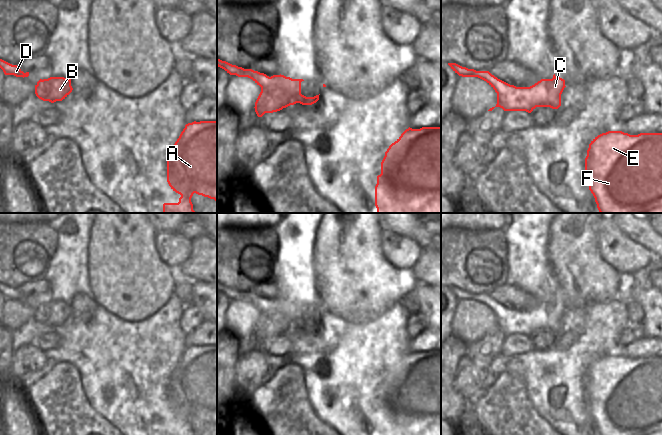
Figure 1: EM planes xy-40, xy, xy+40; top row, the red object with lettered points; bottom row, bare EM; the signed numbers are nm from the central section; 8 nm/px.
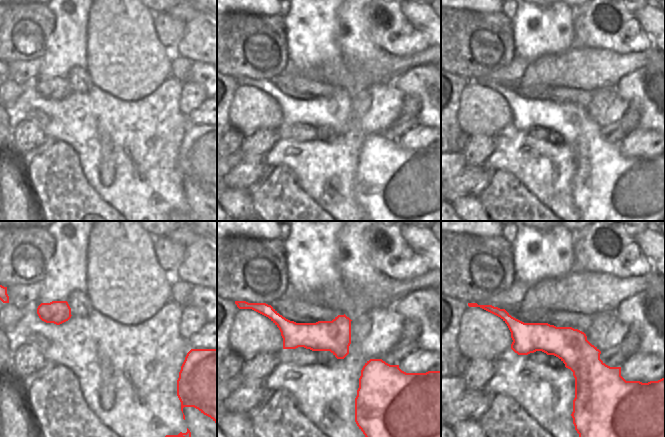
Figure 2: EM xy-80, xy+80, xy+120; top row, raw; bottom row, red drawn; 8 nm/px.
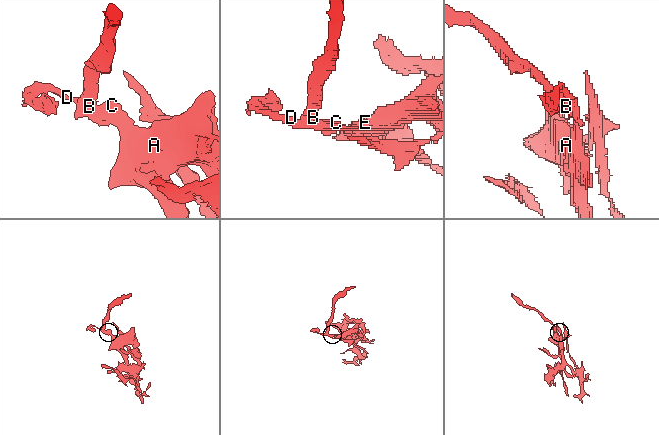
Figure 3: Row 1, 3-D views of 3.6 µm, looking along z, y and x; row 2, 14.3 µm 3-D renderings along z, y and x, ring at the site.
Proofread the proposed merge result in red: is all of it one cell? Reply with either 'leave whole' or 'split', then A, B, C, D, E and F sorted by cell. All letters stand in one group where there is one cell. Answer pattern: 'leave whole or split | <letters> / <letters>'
split | A C D E F / B

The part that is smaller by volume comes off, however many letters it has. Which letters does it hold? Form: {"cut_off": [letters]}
{"cut_off": ["B"]}

